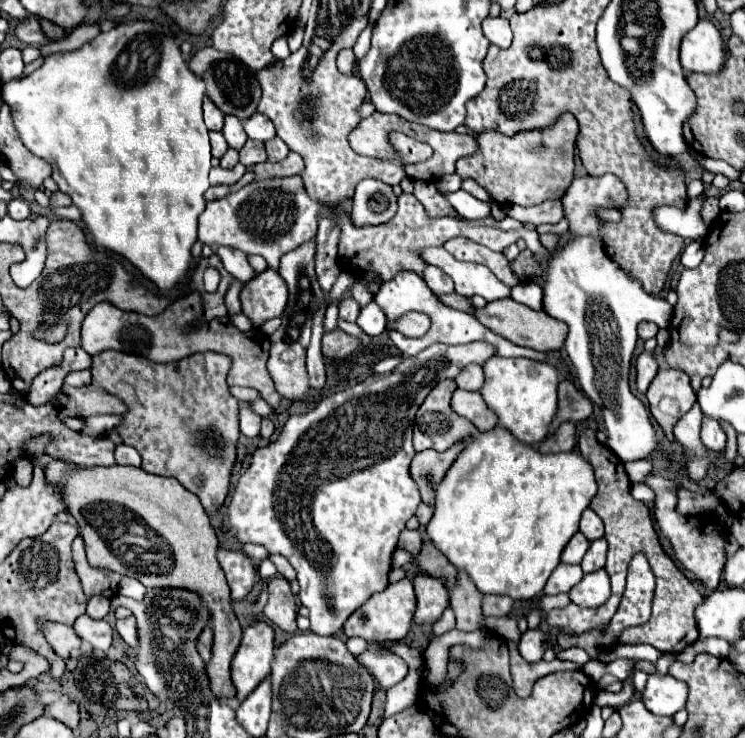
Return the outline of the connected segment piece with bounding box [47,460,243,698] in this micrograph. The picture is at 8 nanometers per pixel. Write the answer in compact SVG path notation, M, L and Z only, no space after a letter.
M61 460L53 462L47 468L47 478L55 486L61 488L63 498L67 502L67 510L79 524L79 534L85 540L87 560L95 568L107 568L121 576L137 578L147 588L187 588L197 590L211 610L213 622L213 658L207 664L207 674L213 686L213 692L221 698L235 698L235 690L231 684L229 664L241 644L241 626L233 614L231 592L225 580L225 574L217 562L217 536L213 526L209 524L209 516L203 510L201 520L201 502L195 494L189 494L175 478L153 476L141 468L133 466L111 466L111 468L83 468L83 466L69 466Z

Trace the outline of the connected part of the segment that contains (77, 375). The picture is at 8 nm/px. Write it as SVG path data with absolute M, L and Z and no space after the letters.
M89 370L69 372L65 376L65 384L69 384L69 386L87 386L87 384L91 384L91 372Z

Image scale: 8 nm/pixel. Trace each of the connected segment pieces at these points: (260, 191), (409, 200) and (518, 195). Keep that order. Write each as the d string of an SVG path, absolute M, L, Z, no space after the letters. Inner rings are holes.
M299 176L279 178L273 182L251 182L235 194L207 204L199 218L197 240L209 246L231 246L245 254L263 256L273 270L279 266L281 254L301 246L317 230L319 204L309 198Z
M401 194L399 196L399 210L395 214L395 218L387 224L379 224L379 226L367 226L367 228L355 228L349 220L349 212L351 212L351 200L343 202L343 206L331 214L335 216L337 224L341 226L341 240L339 240L339 258L345 264L347 270L351 270L353 276L363 276L365 272L375 272L381 276L381 280L389 280L393 274L401 272L401 270L413 270L417 274L421 274L425 262L417 256L419 248L425 246L443 246L447 240L457 238L457 236L465 236L471 238L473 242L479 242L495 252L503 252L507 246L515 244L519 238L523 238L525 242L531 244L531 252L541 256L547 250L541 246L537 232L535 230L527 230L527 228L519 228L519 230L509 230L503 232L499 228L489 228L489 226L471 226L467 222L461 222L457 218L429 218L423 204L413 196L413 194Z
M563 112L555 124L541 130L523 130L513 136L489 130L489 136L479 136L479 150L475 154L457 160L457 174L463 180L471 178L481 184L489 192L491 200L501 206L535 206L549 198L561 198L567 190L567 178L573 180L573 152L577 134L579 126L571 112Z

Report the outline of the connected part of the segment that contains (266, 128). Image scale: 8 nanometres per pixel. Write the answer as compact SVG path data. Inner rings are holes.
M255 112L249 120L243 122L243 128L247 132L249 138L253 140L259 140L259 142L267 142L271 138L275 138L275 126L269 118L265 118L263 114Z

